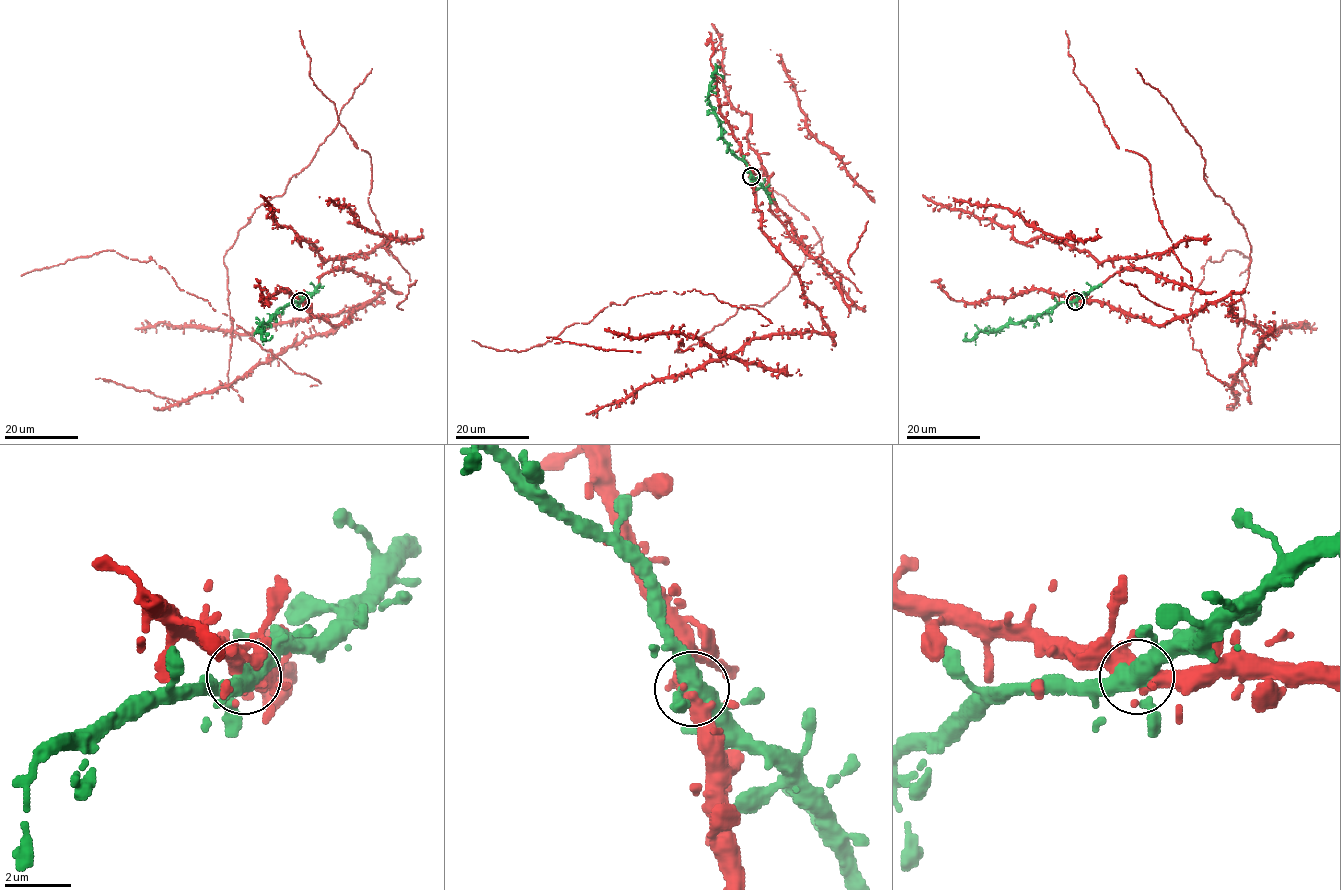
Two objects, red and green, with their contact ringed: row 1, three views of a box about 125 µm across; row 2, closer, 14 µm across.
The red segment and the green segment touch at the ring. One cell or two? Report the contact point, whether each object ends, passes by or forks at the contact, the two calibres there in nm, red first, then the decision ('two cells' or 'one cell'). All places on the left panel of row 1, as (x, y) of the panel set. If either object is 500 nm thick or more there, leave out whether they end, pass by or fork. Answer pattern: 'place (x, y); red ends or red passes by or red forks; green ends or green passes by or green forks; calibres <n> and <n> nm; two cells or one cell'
place (300, 301); red forks; green forks; calibres 400 and 400 nm; one cell

